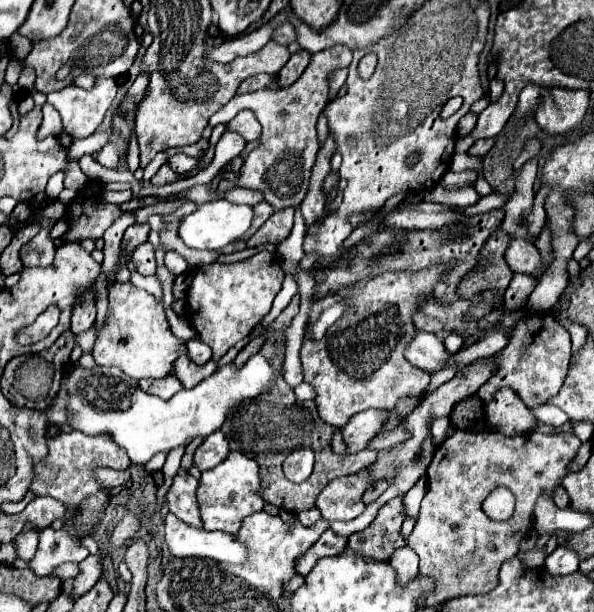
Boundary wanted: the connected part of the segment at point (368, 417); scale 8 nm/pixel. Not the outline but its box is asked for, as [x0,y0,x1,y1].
[342,409,386,453]

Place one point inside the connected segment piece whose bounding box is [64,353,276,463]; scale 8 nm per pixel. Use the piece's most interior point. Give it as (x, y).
(101, 400)

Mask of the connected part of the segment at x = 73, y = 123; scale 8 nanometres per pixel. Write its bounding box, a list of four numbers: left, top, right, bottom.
[48,77,116,139]

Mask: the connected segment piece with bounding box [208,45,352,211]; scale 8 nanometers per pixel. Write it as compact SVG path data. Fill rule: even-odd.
M334 45L334 49L324 49L312 55L308 69L300 75L296 83L286 89L260 89L254 93L236 95L228 105L225 105L210 117L208 126L215 127L227 123L244 109L254 109L258 121L262 125L262 135L256 147L242 165L240 179L236 185L258 189L264 193L264 199L276 209L296 207L304 199L308 191L310 171L316 161L316 153L320 149L316 121L324 105L328 103L328 75L334 69L348 67L352 61L352 51L346 45Z

